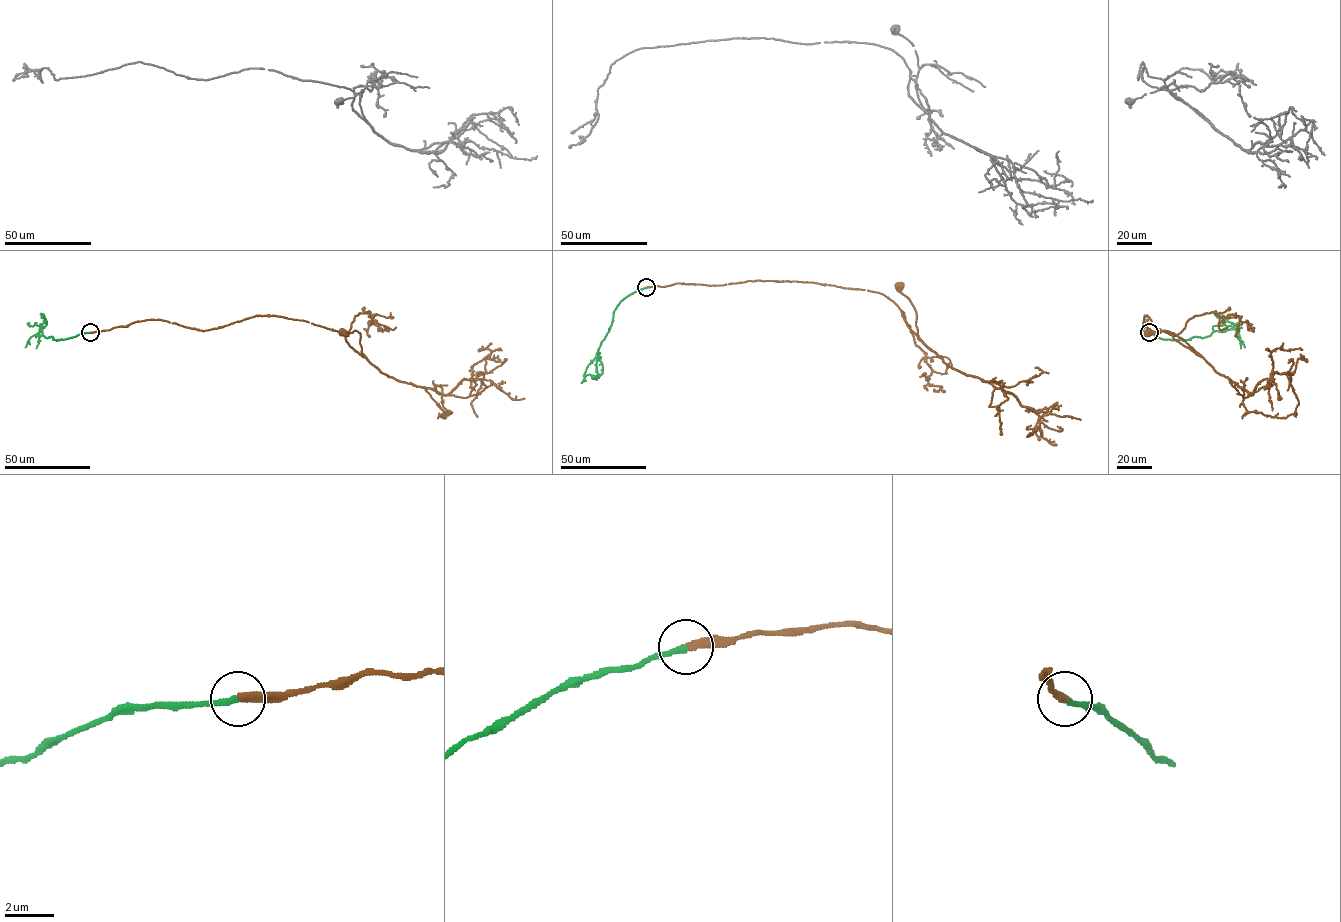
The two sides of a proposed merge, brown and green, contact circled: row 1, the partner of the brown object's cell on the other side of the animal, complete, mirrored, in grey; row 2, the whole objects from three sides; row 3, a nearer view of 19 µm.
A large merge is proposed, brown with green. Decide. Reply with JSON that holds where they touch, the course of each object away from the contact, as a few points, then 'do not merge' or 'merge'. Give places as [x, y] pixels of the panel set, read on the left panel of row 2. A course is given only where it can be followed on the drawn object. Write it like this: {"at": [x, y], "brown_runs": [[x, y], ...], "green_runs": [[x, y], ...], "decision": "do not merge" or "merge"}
{"at": [90, 332], "brown_runs": [[90, 332], [158, 319], [205, 330], [255, 316], [277, 316], [339, 332], [364, 356], [360, 333], [342, 332]], "green_runs": [[90, 332], [64, 339], [45, 337], [40, 329], [46, 321], [40, 314]], "decision": "merge"}

